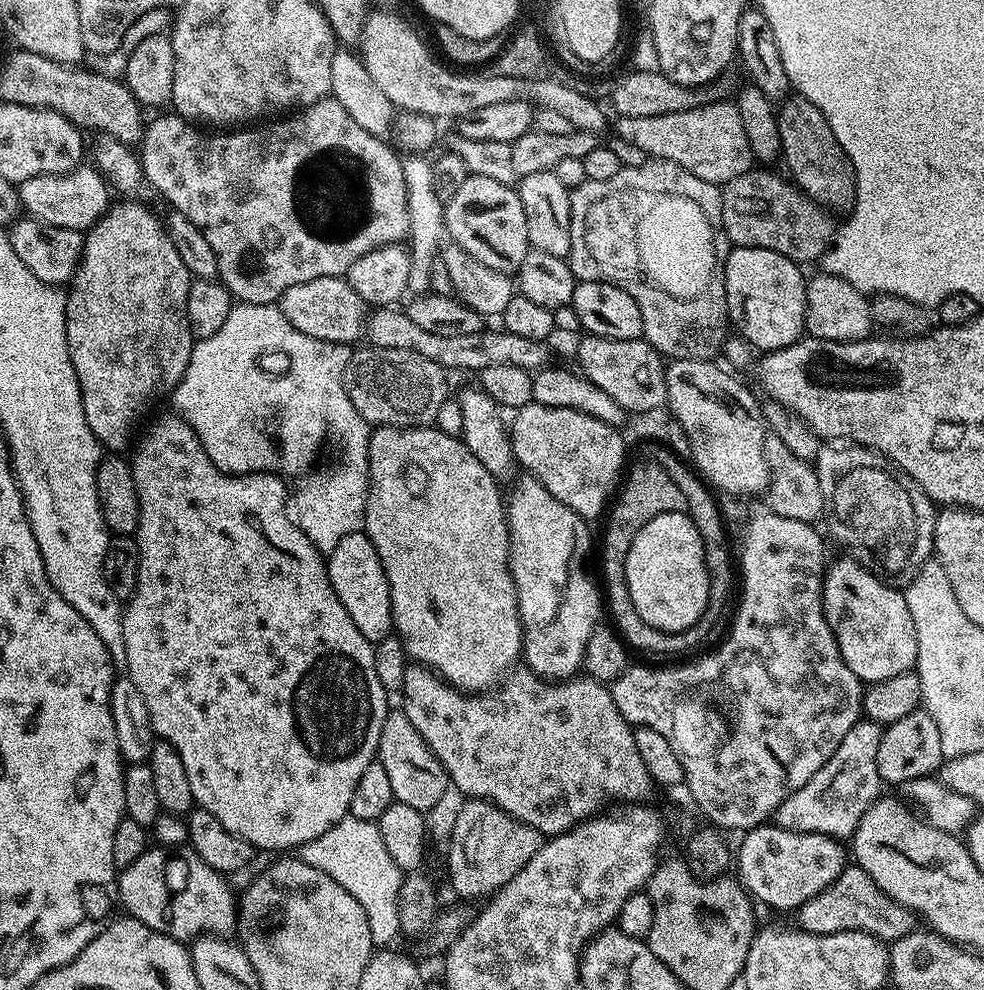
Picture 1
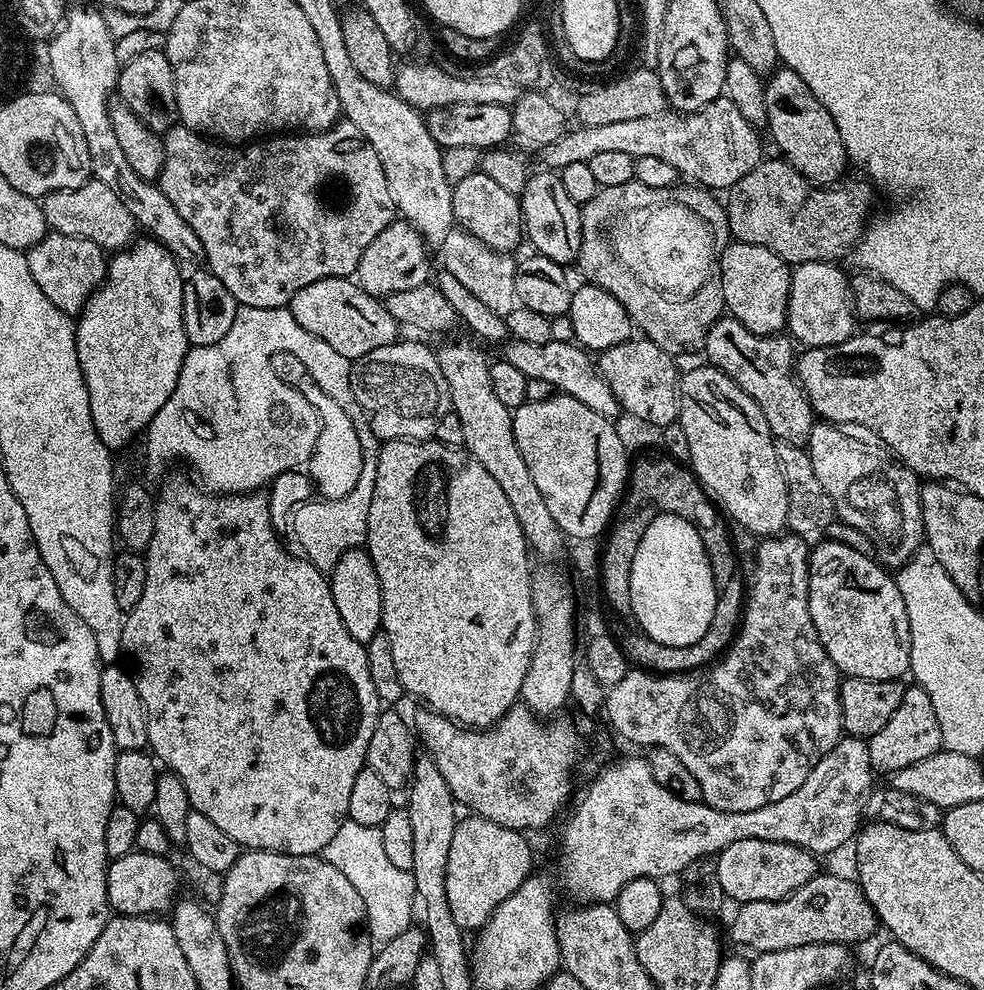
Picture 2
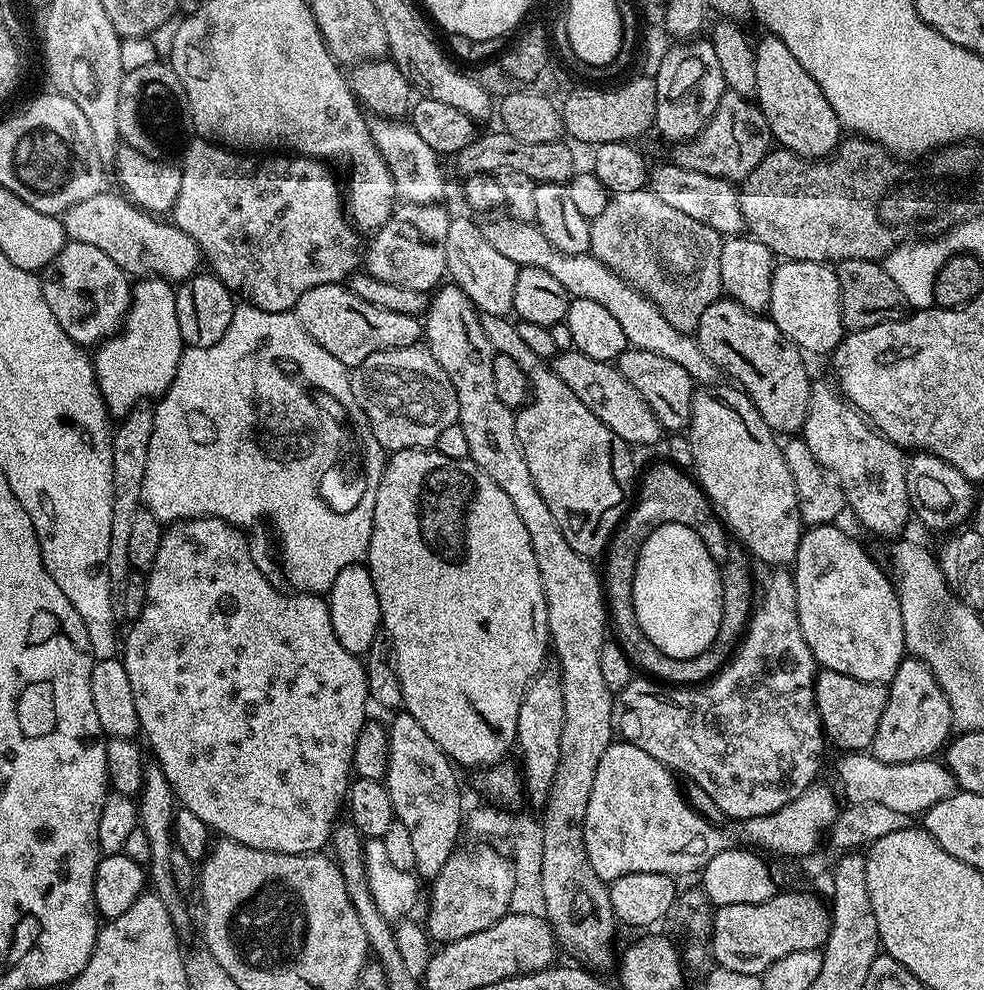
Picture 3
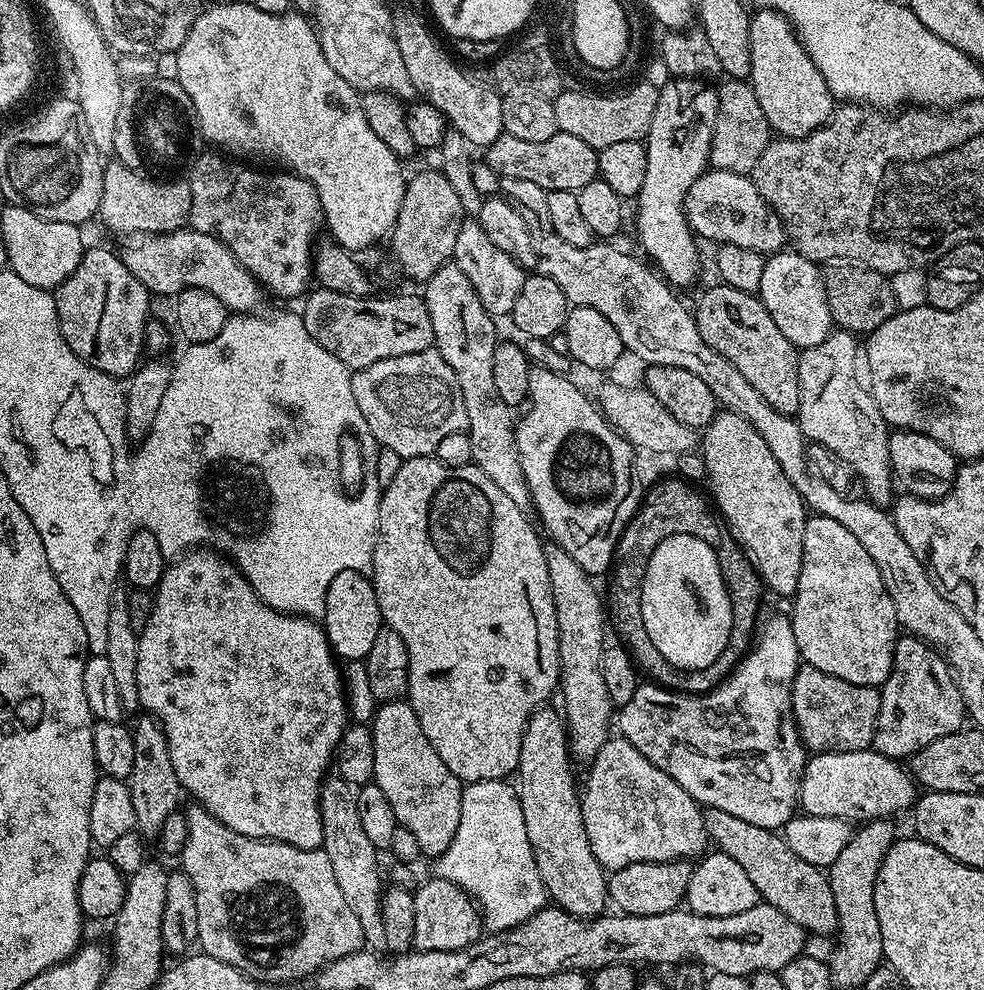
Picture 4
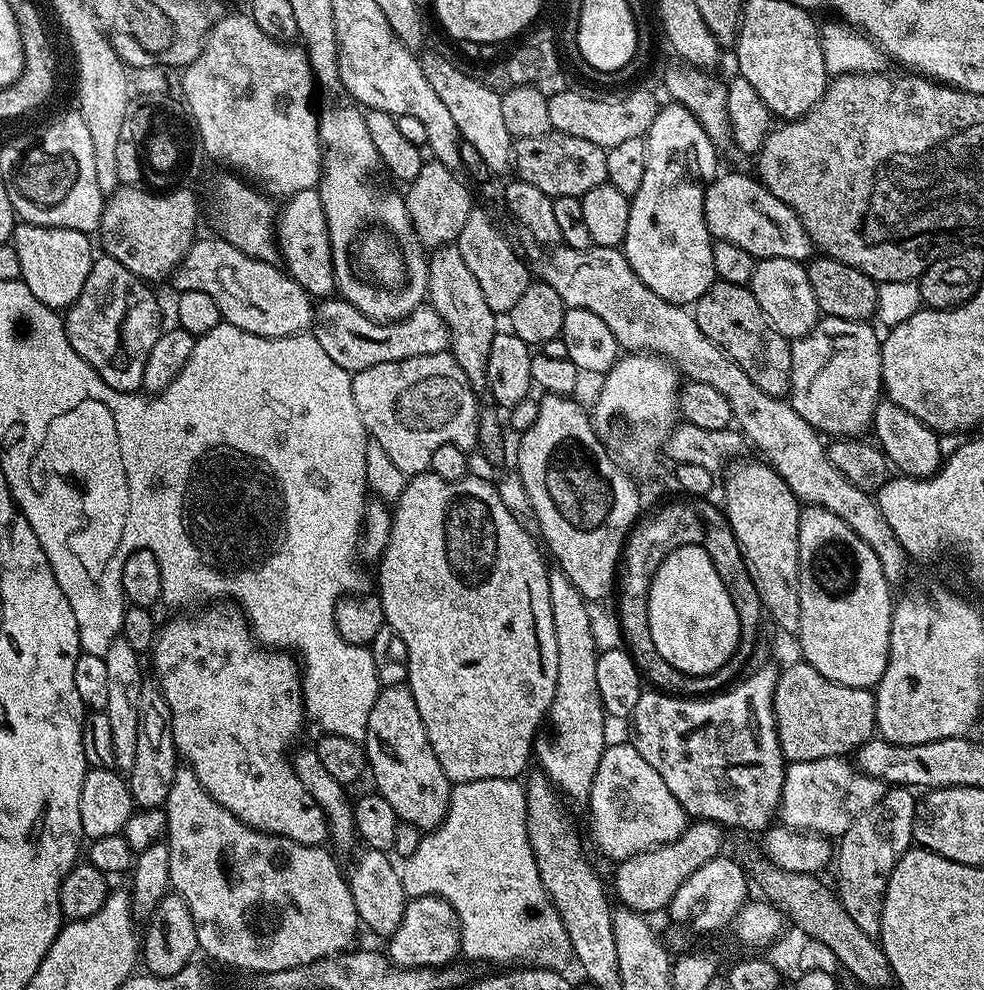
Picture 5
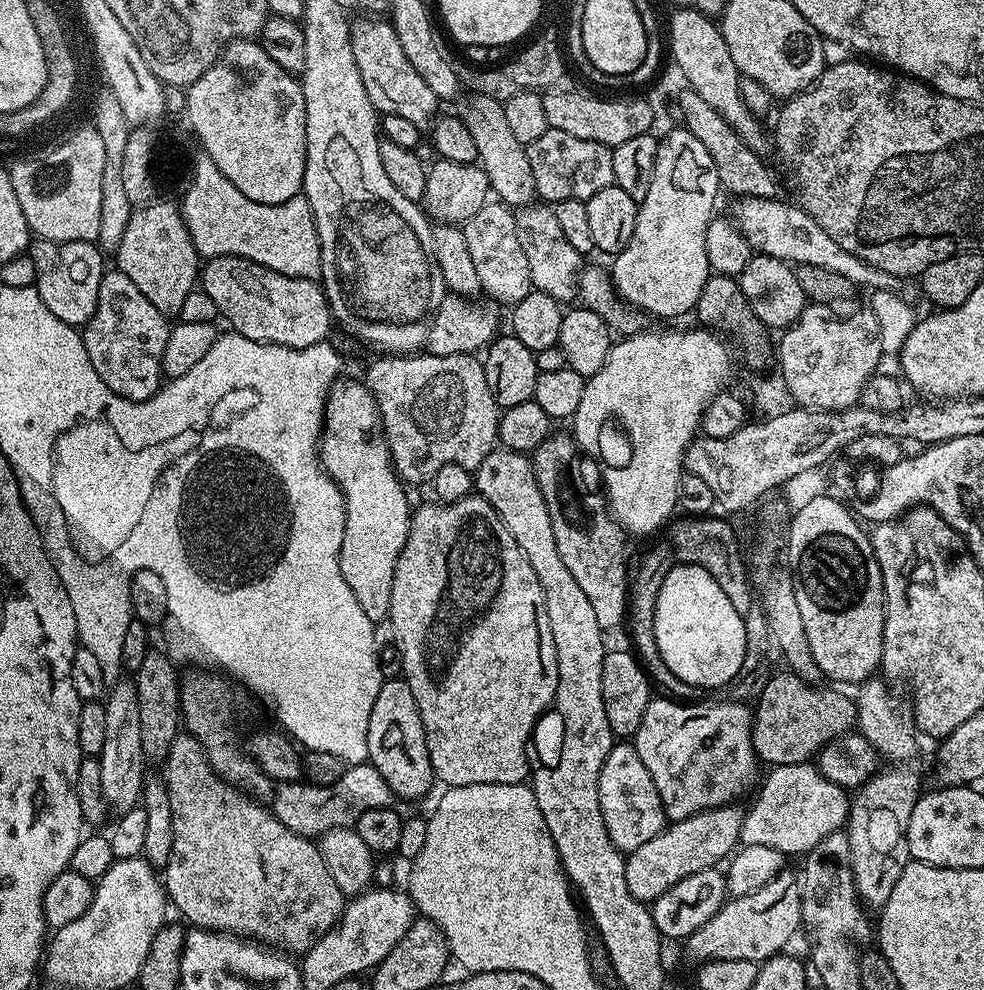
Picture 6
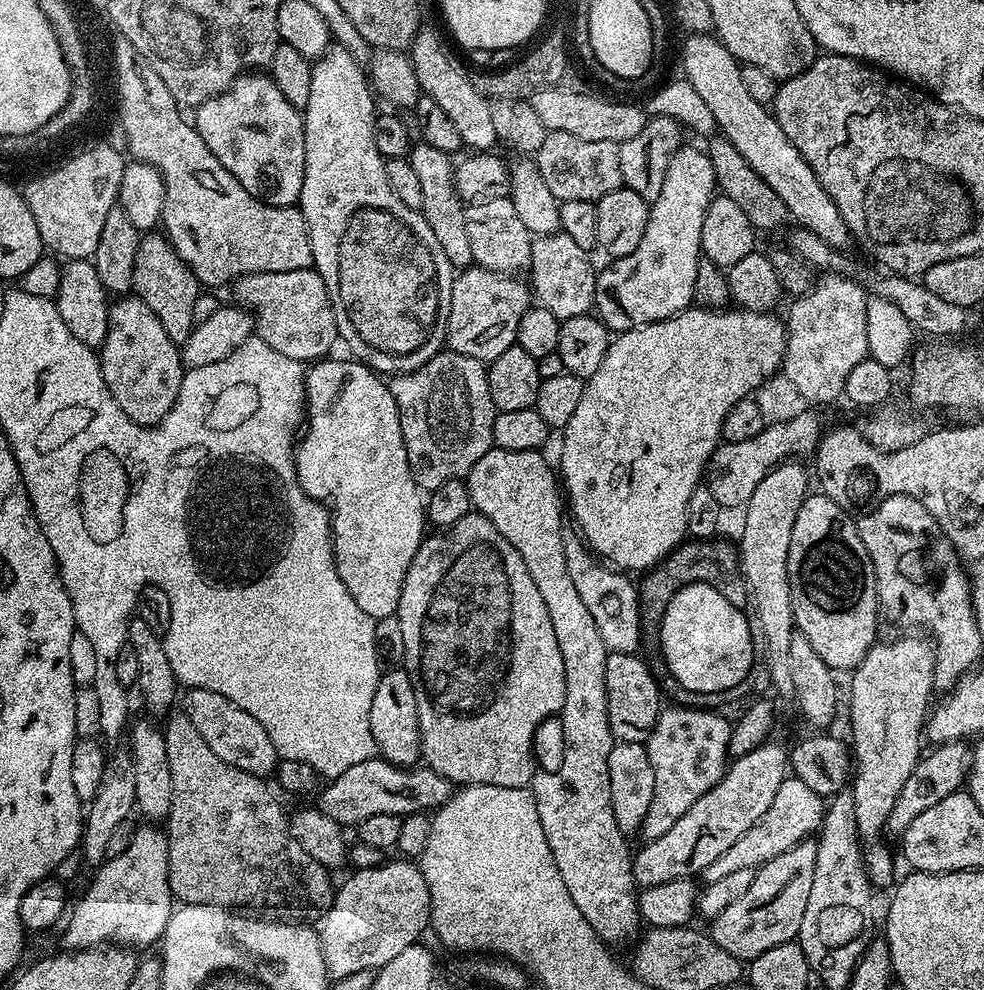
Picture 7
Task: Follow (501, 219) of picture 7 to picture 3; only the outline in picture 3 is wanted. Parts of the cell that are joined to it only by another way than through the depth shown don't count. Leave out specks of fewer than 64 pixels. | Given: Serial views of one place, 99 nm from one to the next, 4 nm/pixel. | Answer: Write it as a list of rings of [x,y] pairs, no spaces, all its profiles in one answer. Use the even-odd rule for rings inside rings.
[[[472,216],[451,217],[450,230],[446,230],[447,275],[470,298],[477,312],[508,316],[514,306],[514,282],[518,282],[520,268],[501,251],[494,250],[481,225],[474,221]]]

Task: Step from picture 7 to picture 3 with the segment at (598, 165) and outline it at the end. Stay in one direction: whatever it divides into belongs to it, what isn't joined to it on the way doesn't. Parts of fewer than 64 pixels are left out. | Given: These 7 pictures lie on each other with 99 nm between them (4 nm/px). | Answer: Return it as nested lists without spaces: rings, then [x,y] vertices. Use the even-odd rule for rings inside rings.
[[[503,130],[481,131],[474,138],[474,142],[470,142],[470,146],[462,146],[462,150],[454,154],[454,161],[456,160],[456,168],[464,178],[518,170],[518,174],[526,174],[541,184],[567,184],[577,171],[578,165],[575,154],[566,145],[564,140],[522,142],[514,138],[514,134]]]

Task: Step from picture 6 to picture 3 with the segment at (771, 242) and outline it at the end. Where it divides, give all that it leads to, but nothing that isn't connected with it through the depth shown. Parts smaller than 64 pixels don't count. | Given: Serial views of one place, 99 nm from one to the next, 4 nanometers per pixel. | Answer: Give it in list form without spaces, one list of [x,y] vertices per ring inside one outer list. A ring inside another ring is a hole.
[[[665,162],[651,169],[648,188],[658,198],[662,198],[666,206],[674,206],[674,210],[682,210],[682,214],[698,218],[698,222],[710,226],[719,232],[721,237],[731,238],[745,231],[740,209],[740,193],[733,181],[723,180],[710,174],[698,174],[698,170],[686,170],[677,164]]]

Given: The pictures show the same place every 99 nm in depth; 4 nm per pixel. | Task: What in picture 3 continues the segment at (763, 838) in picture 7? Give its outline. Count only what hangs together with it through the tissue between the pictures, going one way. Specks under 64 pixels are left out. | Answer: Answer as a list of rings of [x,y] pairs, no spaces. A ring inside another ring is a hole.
[[[850,752],[841,757],[836,764],[836,776],[840,779],[839,791],[842,796],[844,791],[844,800],[853,804],[881,803],[897,816],[913,818],[927,812],[930,806],[934,806],[934,802],[942,802],[942,798],[957,791],[956,780],[950,774],[948,765],[936,758],[887,764],[864,752]]]

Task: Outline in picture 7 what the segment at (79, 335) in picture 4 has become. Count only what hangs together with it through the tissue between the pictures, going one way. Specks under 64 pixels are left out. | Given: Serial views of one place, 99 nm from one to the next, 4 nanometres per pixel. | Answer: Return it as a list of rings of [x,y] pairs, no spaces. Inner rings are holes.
[[[124,294],[111,301],[108,309],[108,329],[103,344],[98,349],[102,378],[114,394],[114,402],[122,406],[122,410],[134,422],[145,426],[155,426],[170,414],[174,402],[178,398],[178,390],[182,386],[182,378],[186,371],[184,362],[180,358],[180,348],[166,334],[166,329],[158,318],[154,318],[154,310],[146,306],[135,294]]]

